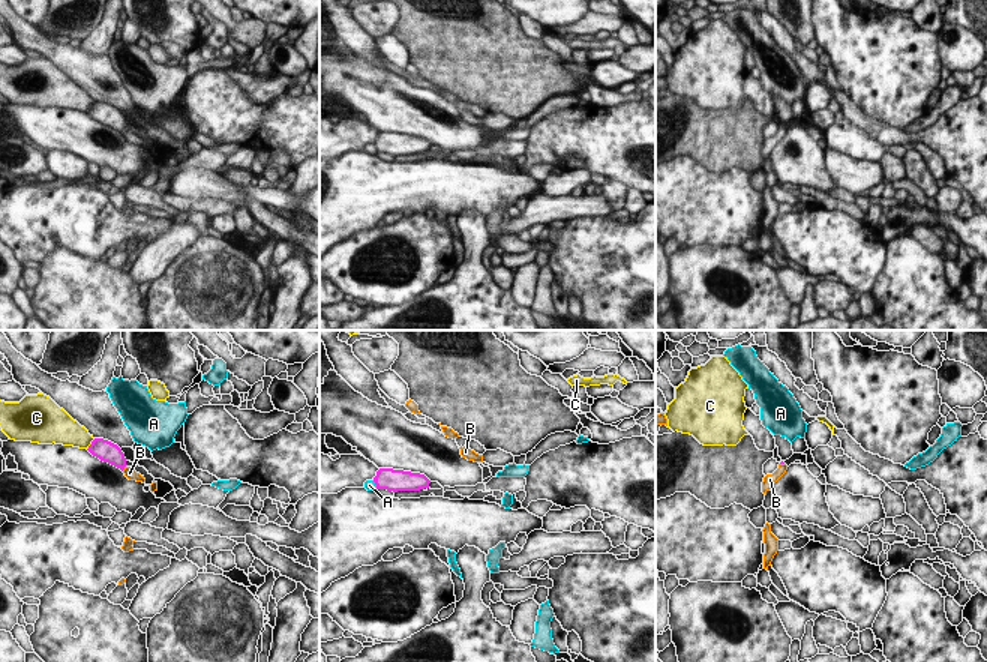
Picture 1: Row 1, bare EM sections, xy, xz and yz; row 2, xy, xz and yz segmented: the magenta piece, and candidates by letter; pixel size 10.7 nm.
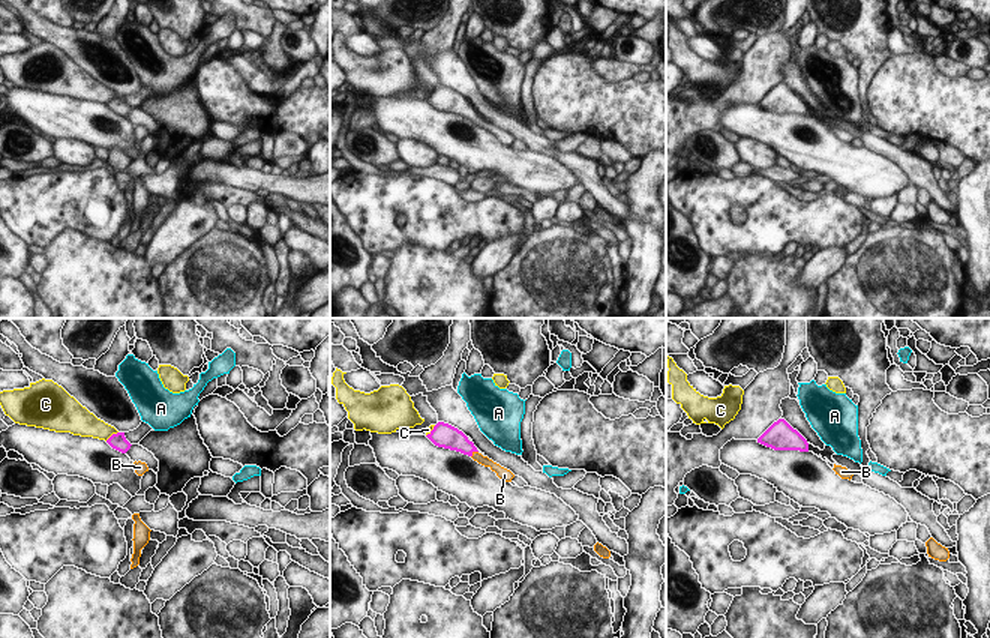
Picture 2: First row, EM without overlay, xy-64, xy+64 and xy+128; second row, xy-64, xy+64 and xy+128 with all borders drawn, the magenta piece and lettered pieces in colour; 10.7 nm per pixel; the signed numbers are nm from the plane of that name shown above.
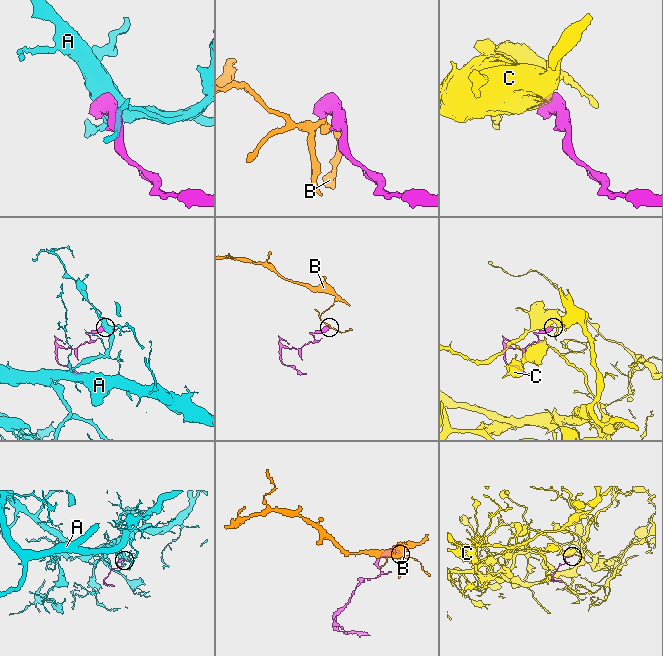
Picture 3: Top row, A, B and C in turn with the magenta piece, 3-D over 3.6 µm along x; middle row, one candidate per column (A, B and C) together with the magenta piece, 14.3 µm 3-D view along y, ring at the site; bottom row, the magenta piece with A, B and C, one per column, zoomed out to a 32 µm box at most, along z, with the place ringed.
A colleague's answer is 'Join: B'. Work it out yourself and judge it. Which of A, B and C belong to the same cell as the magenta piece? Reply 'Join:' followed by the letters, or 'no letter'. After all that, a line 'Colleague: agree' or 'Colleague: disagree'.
Join: B.
Colleague: agree

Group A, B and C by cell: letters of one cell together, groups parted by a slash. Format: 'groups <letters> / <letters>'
groups A / B / C

